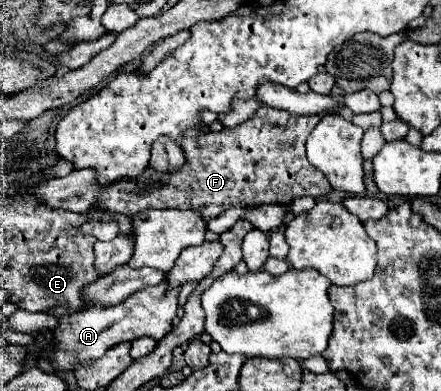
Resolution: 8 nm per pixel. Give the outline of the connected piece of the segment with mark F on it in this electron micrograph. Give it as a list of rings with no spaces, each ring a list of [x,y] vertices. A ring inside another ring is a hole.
[[[270,106],[258,108],[252,118],[242,122],[236,128],[224,128],[220,132],[208,132],[200,136],[190,136],[182,138],[180,146],[184,150],[186,162],[182,168],[172,170],[172,172],[158,172],[152,168],[146,168],[138,178],[124,178],[122,182],[114,182],[114,186],[106,186],[106,190],[98,190],[94,186],[94,170],[82,168],[74,170],[66,178],[52,178],[46,182],[38,182],[32,190],[26,190],[38,198],[44,200],[46,206],[52,208],[64,208],[70,212],[86,212],[90,206],[106,206],[106,210],[122,212],[122,214],[138,214],[148,208],[178,208],[178,210],[200,210],[204,220],[212,220],[218,214],[222,214],[228,208],[234,206],[262,206],[262,204],[284,204],[288,206],[294,198],[300,196],[324,196],[332,190],[330,182],[326,182],[326,176],[320,170],[314,170],[310,162],[306,160],[306,138],[318,124],[320,116],[310,114],[310,116],[298,116],[290,114],[284,110],[274,110]]]

